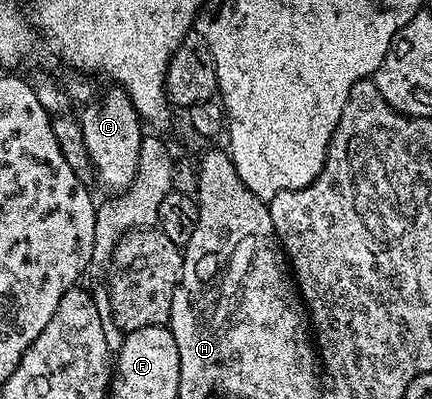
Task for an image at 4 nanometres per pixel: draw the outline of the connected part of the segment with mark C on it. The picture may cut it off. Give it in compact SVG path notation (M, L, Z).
M110 87L110 90L103 97L101 95L95 96L83 109L86 110L80 113L80 120L82 122L82 134L84 135L84 147L88 147L88 155L94 164L97 180L103 181L108 188L112 189L110 191L126 190L133 183L134 176L137 173L141 141L144 136L144 130L142 130L144 122L138 116L132 99L121 87Z

